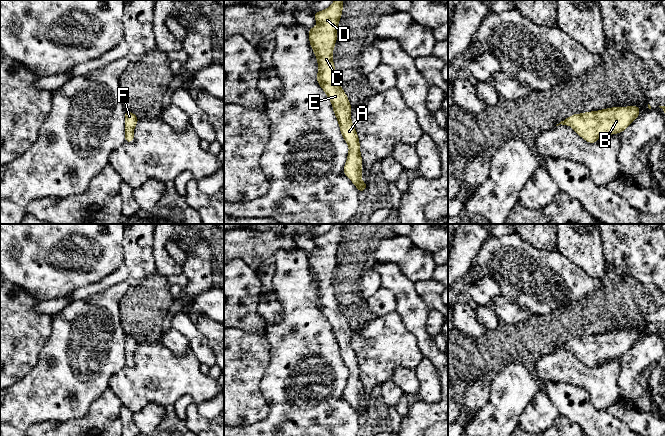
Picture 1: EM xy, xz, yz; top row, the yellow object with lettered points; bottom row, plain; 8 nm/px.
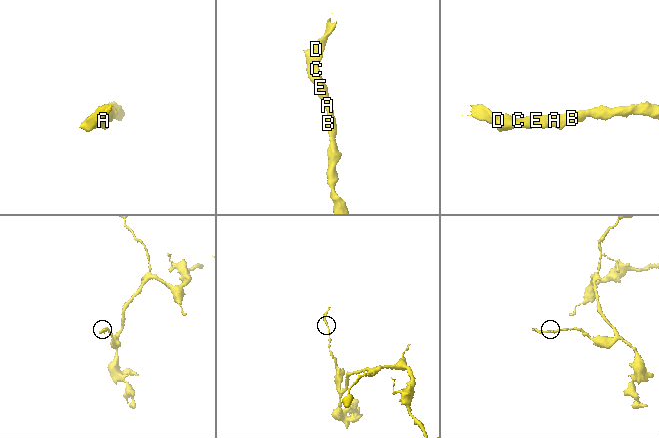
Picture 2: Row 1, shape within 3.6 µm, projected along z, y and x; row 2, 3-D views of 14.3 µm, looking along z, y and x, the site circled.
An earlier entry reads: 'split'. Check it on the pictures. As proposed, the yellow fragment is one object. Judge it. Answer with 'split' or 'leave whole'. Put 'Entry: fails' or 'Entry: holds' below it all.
leave whole
Entry: fails

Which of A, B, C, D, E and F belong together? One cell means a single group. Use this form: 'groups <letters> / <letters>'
groups A B C D E F

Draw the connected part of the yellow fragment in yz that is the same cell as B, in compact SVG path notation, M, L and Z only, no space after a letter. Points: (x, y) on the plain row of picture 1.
M638 330L608 332L574 338L556 350L570 349L583 363L595 367L600 360L624 355L638 341L639 336Z

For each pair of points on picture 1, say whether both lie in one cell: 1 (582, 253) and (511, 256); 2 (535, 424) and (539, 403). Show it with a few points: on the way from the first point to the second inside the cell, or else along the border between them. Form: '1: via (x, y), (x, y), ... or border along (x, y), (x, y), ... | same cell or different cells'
1: border along (558, 249), (582, 268) | different cells
2: via (535, 419), (539, 414), (539, 408) | same cell

